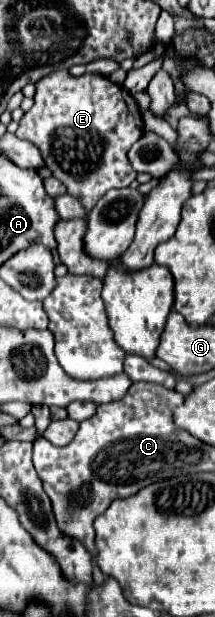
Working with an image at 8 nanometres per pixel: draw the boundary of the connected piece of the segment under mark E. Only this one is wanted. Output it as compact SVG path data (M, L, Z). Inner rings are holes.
M62 69L36 83L34 107L20 119L16 135L40 149L52 175L90 211L106 191L128 187L136 179L126 153L142 137L142 125L140 109L126 89L98 73L72 77Z

